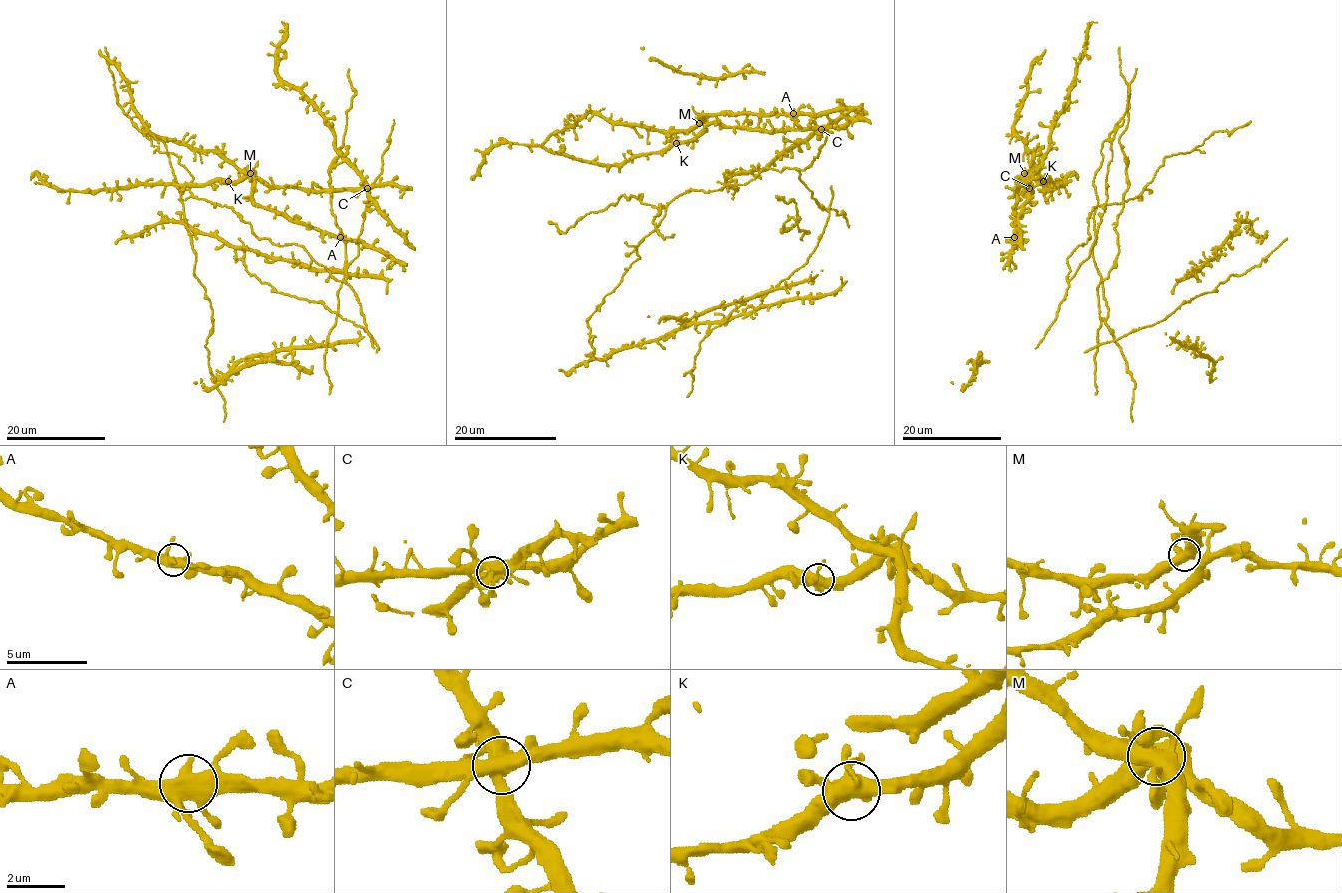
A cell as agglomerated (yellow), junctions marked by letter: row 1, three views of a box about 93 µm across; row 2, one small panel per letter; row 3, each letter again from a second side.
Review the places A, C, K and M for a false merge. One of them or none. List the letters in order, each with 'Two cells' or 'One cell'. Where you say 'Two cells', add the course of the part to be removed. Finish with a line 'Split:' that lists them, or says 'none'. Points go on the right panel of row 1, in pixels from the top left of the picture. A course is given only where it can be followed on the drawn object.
A: One cell
C: One cell
K: One cell
M: One cell
Split: none

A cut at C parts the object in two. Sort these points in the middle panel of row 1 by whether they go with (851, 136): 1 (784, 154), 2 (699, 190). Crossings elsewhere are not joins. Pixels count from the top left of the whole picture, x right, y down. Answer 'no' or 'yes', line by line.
1: no
2: yes

